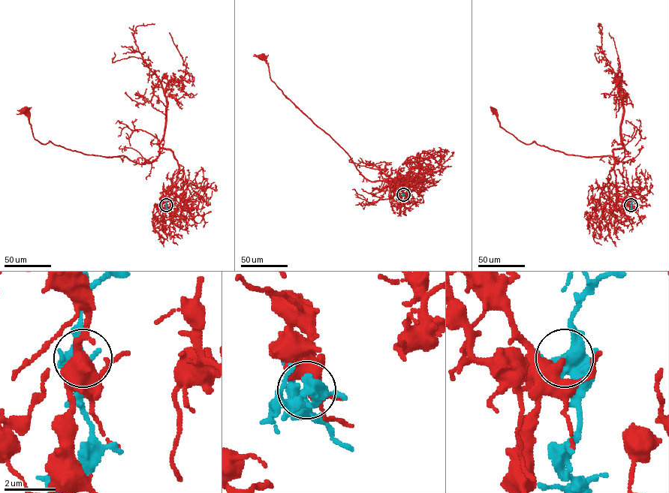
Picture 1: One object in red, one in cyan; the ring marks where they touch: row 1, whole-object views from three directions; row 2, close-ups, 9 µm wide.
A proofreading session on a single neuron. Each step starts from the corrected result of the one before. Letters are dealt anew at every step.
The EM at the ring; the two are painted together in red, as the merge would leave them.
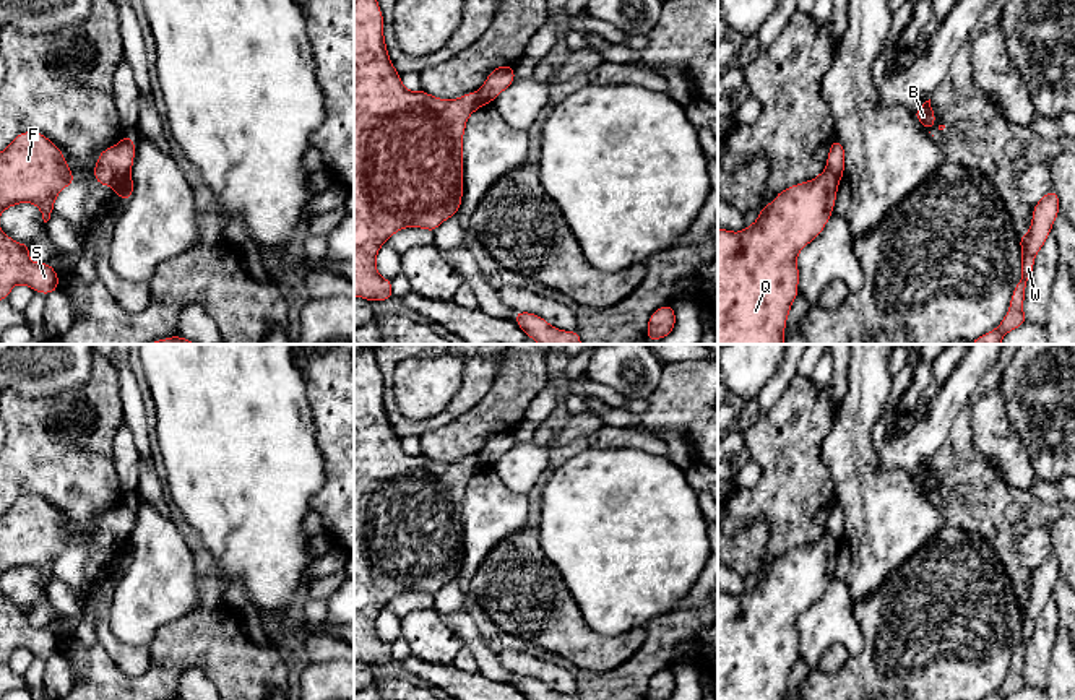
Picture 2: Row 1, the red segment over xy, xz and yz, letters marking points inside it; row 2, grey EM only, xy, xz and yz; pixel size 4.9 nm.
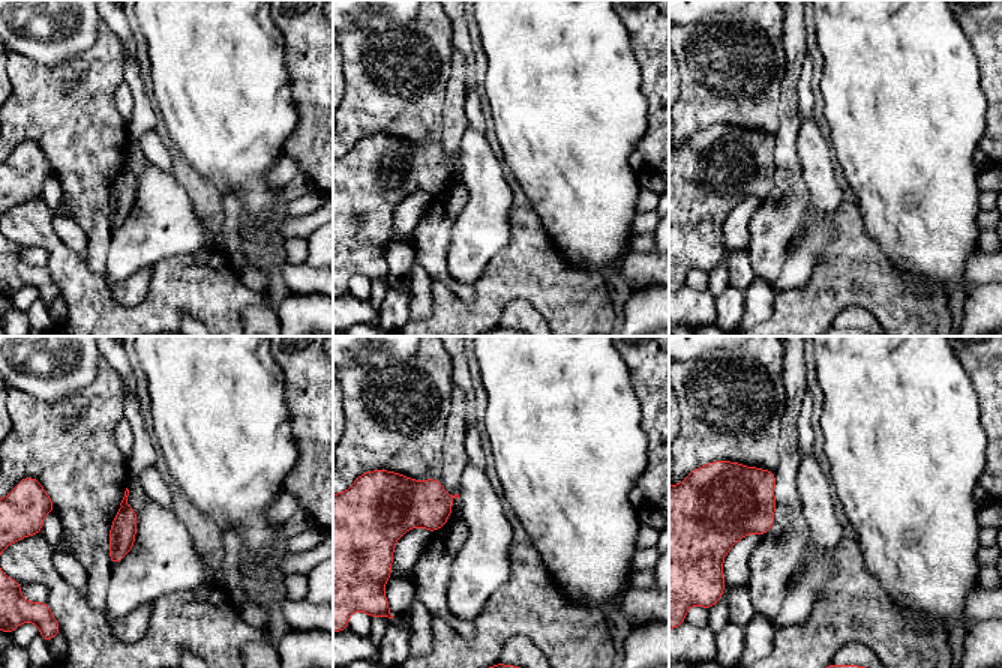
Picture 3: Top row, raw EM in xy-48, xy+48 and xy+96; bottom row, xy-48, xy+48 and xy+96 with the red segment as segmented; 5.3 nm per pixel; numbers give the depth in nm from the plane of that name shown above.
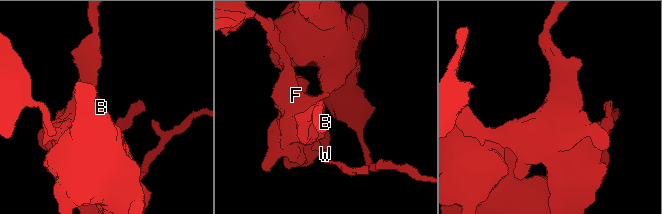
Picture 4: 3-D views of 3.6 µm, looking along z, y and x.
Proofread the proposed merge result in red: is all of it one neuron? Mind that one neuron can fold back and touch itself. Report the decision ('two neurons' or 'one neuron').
two neurons

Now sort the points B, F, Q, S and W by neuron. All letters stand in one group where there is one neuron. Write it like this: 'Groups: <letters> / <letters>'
Groups: B F S W / Q

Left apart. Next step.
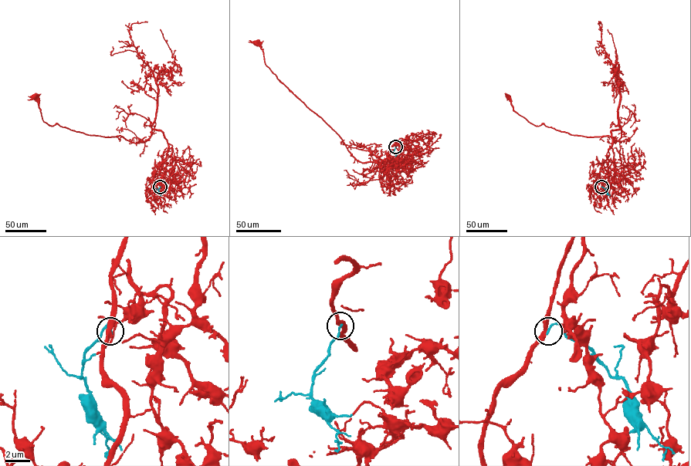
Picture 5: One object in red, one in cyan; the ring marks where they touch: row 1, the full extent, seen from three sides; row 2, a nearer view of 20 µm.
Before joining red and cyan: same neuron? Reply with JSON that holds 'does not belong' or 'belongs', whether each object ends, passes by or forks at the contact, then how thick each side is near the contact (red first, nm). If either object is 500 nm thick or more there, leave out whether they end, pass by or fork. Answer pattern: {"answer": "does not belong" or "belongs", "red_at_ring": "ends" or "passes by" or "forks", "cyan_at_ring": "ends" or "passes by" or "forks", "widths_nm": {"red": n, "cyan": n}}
{"answer": "belongs", "red_at_ring": "passes by", "cyan_at_ring": "ends", "widths_nm": {"red": 360, "cyan": 150}}

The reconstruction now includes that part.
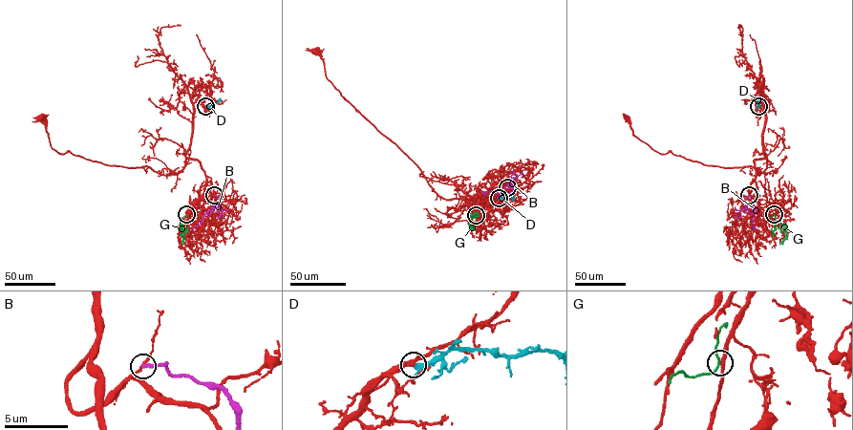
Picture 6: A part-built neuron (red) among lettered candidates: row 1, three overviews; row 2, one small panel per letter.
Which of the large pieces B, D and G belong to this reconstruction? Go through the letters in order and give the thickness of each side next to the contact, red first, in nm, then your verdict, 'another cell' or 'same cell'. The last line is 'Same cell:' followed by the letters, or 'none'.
B: calibres 170 and 240 nm; another cell
D: calibres 240 and 280 nm; same cell
G: calibres 280 and 170 nm; another cell
Same cell: D

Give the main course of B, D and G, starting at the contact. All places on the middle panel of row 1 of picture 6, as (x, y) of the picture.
B: (507, 187), (515, 182), (512, 183), (513, 190), (505, 195), (493, 190), (485, 192), (484, 195)
D: (499, 198), (514, 198)
G: (476, 215), (469, 221), (472, 230), (474, 222)

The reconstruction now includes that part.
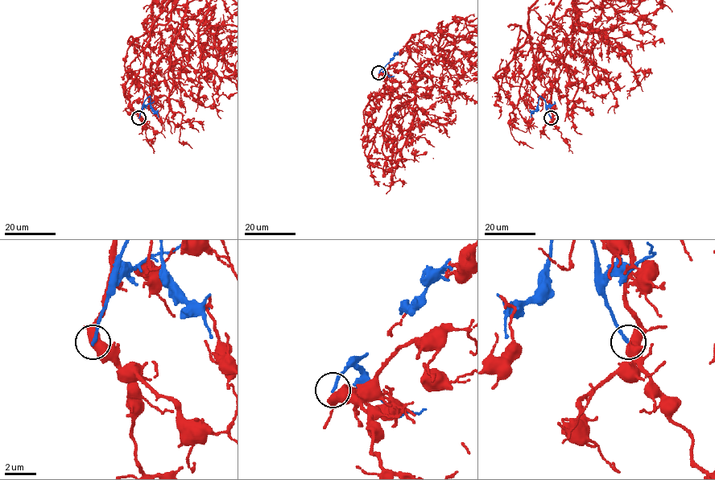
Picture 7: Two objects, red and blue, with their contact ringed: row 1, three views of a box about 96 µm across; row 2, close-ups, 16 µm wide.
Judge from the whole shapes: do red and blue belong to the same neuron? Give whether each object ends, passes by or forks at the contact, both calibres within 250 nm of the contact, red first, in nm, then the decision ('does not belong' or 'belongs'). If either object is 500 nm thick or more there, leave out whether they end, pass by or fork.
550 nm thick on the red side, 200 nm on the other; does not belong

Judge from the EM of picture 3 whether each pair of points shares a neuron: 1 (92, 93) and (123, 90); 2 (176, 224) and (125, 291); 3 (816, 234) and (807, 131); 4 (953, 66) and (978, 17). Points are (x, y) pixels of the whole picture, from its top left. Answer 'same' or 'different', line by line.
1: different
2: different
3: same
4: different

